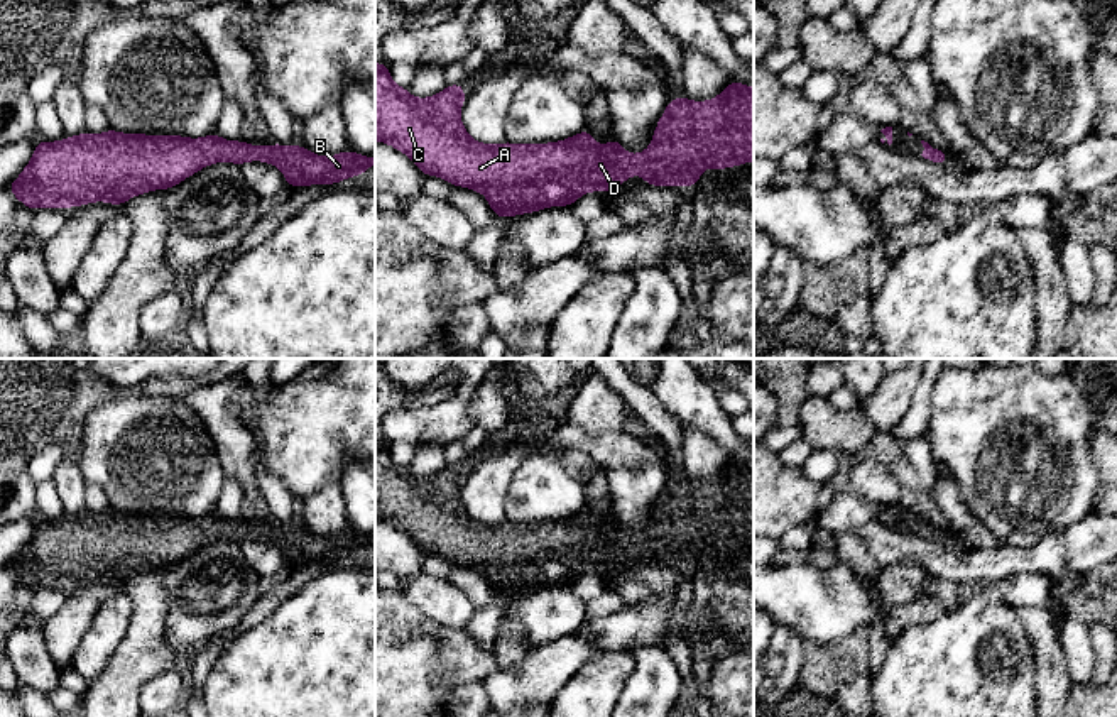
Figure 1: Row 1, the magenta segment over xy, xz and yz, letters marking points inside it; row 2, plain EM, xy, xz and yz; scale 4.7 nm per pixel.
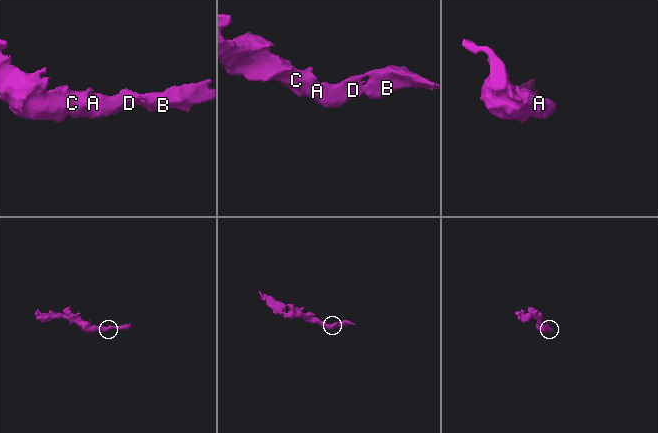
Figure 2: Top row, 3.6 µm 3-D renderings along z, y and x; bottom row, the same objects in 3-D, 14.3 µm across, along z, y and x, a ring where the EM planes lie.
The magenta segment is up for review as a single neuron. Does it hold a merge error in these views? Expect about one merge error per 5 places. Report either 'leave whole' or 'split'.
leave whole

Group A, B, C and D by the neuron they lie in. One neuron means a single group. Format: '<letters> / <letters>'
A B C D

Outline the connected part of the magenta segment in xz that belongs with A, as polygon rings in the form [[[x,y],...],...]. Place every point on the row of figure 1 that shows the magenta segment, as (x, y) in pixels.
[[[375,63],[375,140],[404,152],[424,176],[439,176],[451,186],[463,186],[483,193],[492,211],[500,218],[536,213],[549,206],[571,206],[588,191],[608,193],[639,172],[647,186],[696,186],[705,167],[725,169],[754,161],[754,88],[730,81],[715,100],[691,101],[686,96],[669,100],[659,118],[651,145],[642,154],[629,154],[618,139],[598,145],[591,134],[580,134],[548,144],[480,144],[475,142],[460,120],[465,103],[465,86],[448,85],[429,98],[414,98],[409,90],[397,86],[389,66]]]

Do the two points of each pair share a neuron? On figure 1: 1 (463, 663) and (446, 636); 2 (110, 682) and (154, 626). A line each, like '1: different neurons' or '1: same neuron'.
1: same neuron
2: same neuron

